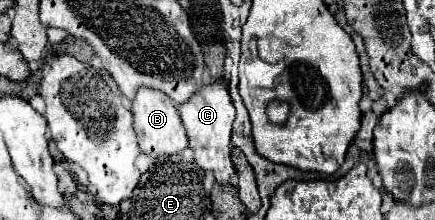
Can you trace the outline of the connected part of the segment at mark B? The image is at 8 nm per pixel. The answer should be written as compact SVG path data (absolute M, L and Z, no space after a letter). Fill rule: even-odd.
M152 88L138 90L132 102L132 114L134 114L134 130L138 134L138 144L146 156L150 158L172 156L172 154L180 154L188 146L186 130L178 118L178 108L174 102L170 102L166 94L160 94L158 90Z

